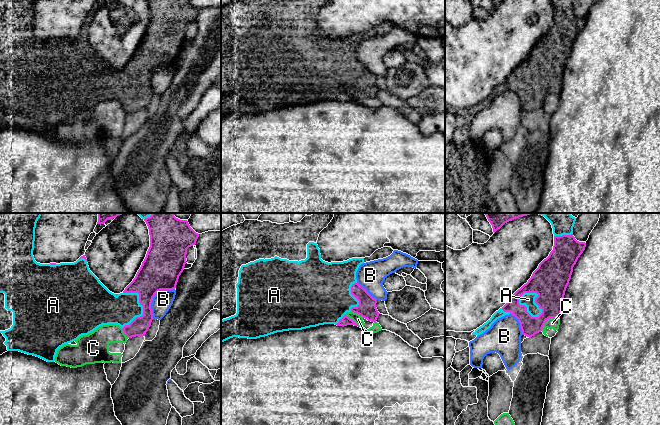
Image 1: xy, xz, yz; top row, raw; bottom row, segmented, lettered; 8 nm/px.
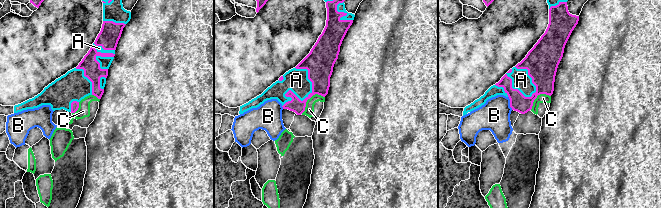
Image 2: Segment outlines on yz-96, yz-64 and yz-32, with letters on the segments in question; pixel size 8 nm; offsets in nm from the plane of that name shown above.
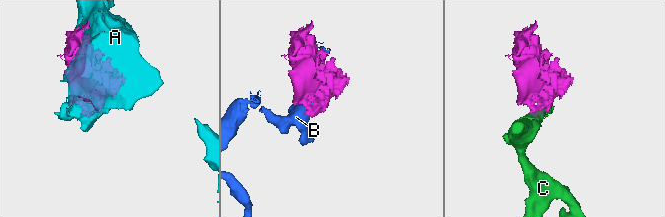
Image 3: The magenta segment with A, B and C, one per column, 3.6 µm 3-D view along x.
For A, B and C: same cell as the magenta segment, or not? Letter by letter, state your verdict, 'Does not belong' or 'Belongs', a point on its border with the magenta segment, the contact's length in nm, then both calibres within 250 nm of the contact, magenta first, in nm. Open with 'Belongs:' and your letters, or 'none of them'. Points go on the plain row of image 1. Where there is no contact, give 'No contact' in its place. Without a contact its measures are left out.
Belongs: A
A: Belongs. Touches magenta at yz (524, 81). Shared border 240 nm. Thickness 240 nm (magenta) against 110 nm
B: Does not belong. Touches magenta at xy (153, 72). Shared border 300 nm. Thickness 320 nm (magenta) against 160 nm
C: Does not belong. Touches magenta at yz (547, 95). Shared border 170 nm. Thickness 220 nm (magenta) against 100 nm

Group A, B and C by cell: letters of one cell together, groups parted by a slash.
A / B / C

